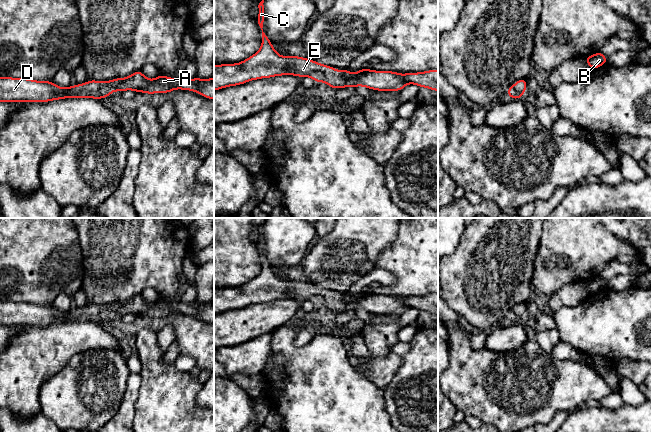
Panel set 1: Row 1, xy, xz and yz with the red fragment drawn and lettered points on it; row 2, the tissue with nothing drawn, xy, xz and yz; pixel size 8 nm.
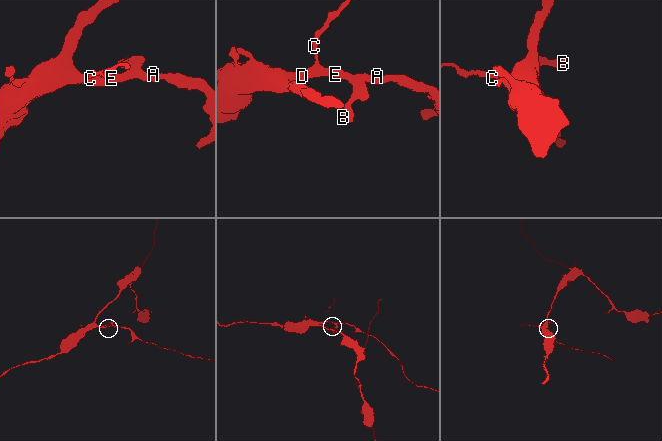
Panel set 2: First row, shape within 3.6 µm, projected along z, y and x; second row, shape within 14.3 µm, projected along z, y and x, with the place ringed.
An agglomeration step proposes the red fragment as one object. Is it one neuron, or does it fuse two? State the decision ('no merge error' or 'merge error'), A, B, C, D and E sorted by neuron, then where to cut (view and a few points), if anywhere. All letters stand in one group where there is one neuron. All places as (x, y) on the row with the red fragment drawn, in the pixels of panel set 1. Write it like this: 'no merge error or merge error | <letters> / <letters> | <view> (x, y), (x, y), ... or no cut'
no merge error | A B C D E | no cut

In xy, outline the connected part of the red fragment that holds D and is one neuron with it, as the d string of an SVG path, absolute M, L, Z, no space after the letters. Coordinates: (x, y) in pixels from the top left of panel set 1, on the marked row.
M136 71L127 78L116 78L111 81L95 81L89 80L87 83L77 84L68 88L60 88L52 81L35 81L27 78L15 79L12 77L0 77L0 102L48 102L51 100L59 100L63 98L107 98L113 91L123 92L125 90L134 90L135 92L153 93L170 93L174 89L183 89L195 91L208 99L214 99L214 77L208 80L195 77L192 80L183 78L168 78L160 74L157 78L147 79L141 71Z

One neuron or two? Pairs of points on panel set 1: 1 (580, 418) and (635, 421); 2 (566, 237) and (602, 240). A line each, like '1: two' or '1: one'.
1: one
2: one

